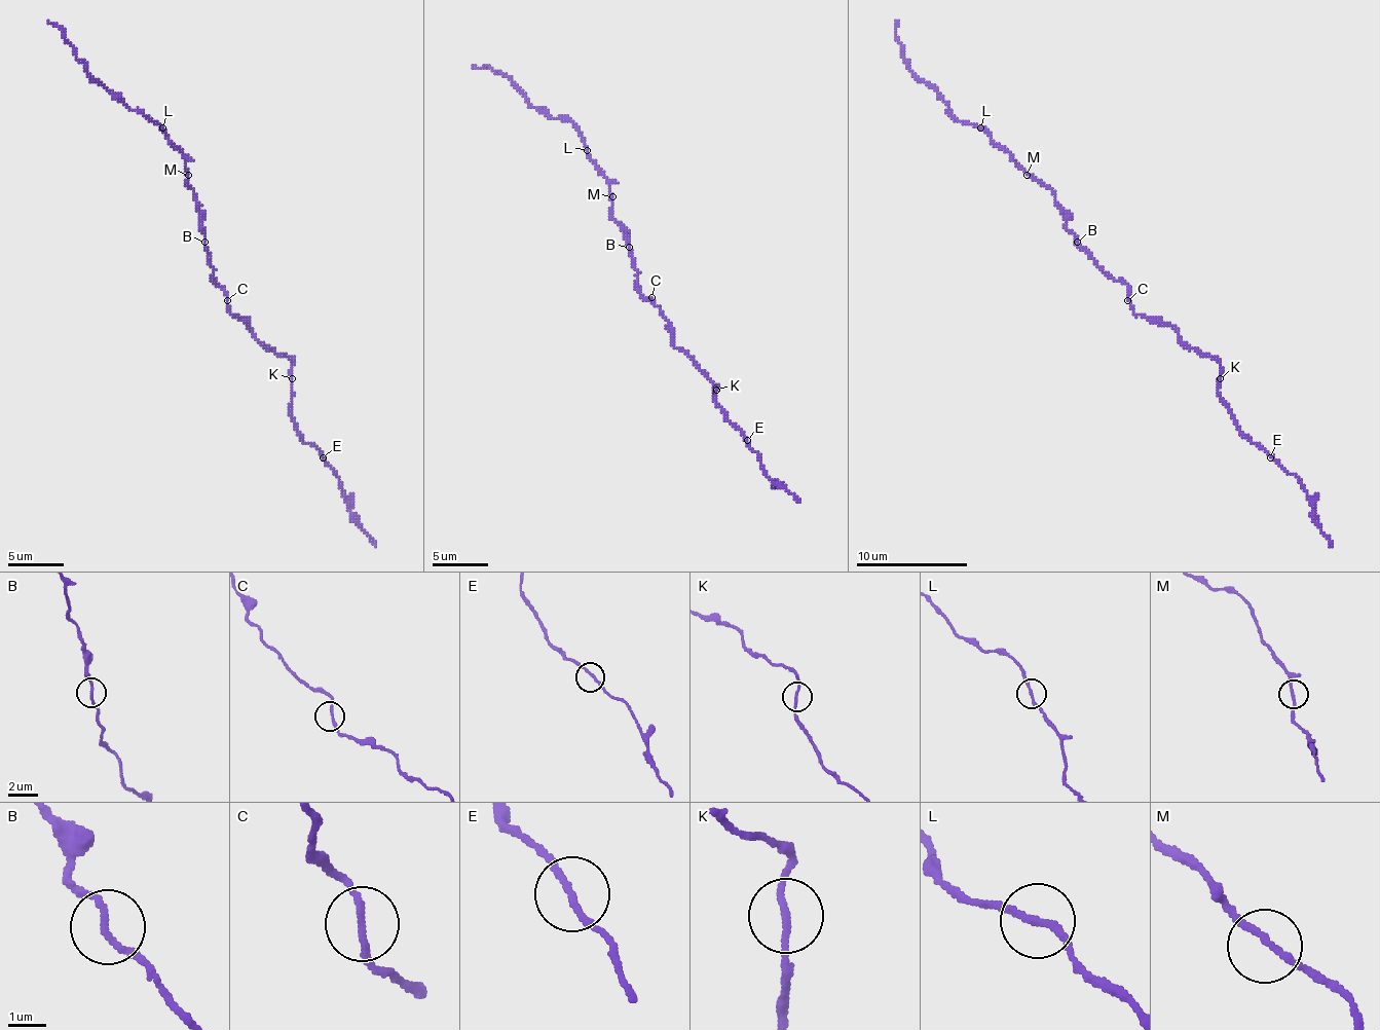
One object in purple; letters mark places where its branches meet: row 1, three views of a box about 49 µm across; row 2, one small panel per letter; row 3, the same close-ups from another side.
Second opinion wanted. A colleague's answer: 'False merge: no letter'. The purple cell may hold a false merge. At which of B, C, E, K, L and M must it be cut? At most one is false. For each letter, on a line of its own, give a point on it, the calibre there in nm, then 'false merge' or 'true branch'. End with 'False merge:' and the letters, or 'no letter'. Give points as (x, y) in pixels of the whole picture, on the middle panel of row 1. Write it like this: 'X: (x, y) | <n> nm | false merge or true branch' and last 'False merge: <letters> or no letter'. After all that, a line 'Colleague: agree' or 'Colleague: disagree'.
B: (629, 247) | 160 nm | true branch
C: (651, 297) | 170 nm | true branch
E: (747, 440) | 160 nm | true branch
K: (716, 390) | 160 nm | true branch
L: (587, 150) | 170 nm | false merge
M: (612, 196) | 170 nm | true branch
False merge: L
Colleague: disagree

